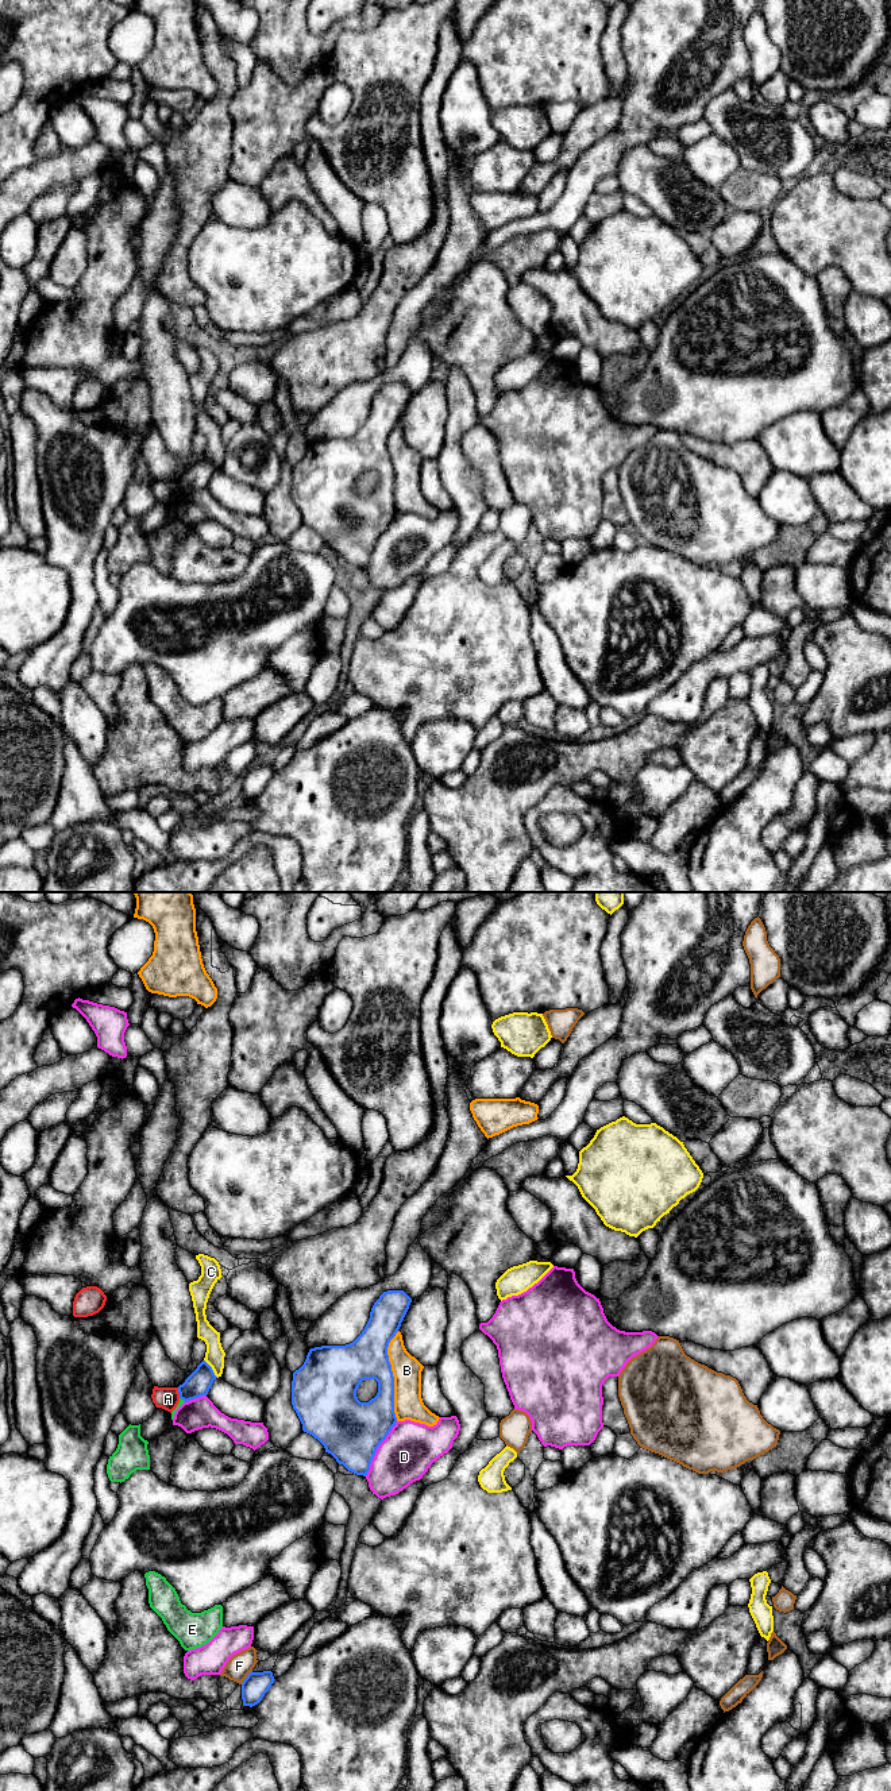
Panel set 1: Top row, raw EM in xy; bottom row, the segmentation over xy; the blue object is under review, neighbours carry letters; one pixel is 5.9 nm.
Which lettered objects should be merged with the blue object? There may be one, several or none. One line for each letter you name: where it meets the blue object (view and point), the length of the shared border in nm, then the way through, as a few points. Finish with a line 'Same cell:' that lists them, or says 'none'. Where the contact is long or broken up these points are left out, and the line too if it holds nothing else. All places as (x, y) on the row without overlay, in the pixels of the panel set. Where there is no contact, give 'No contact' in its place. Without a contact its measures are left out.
Same cell: none

